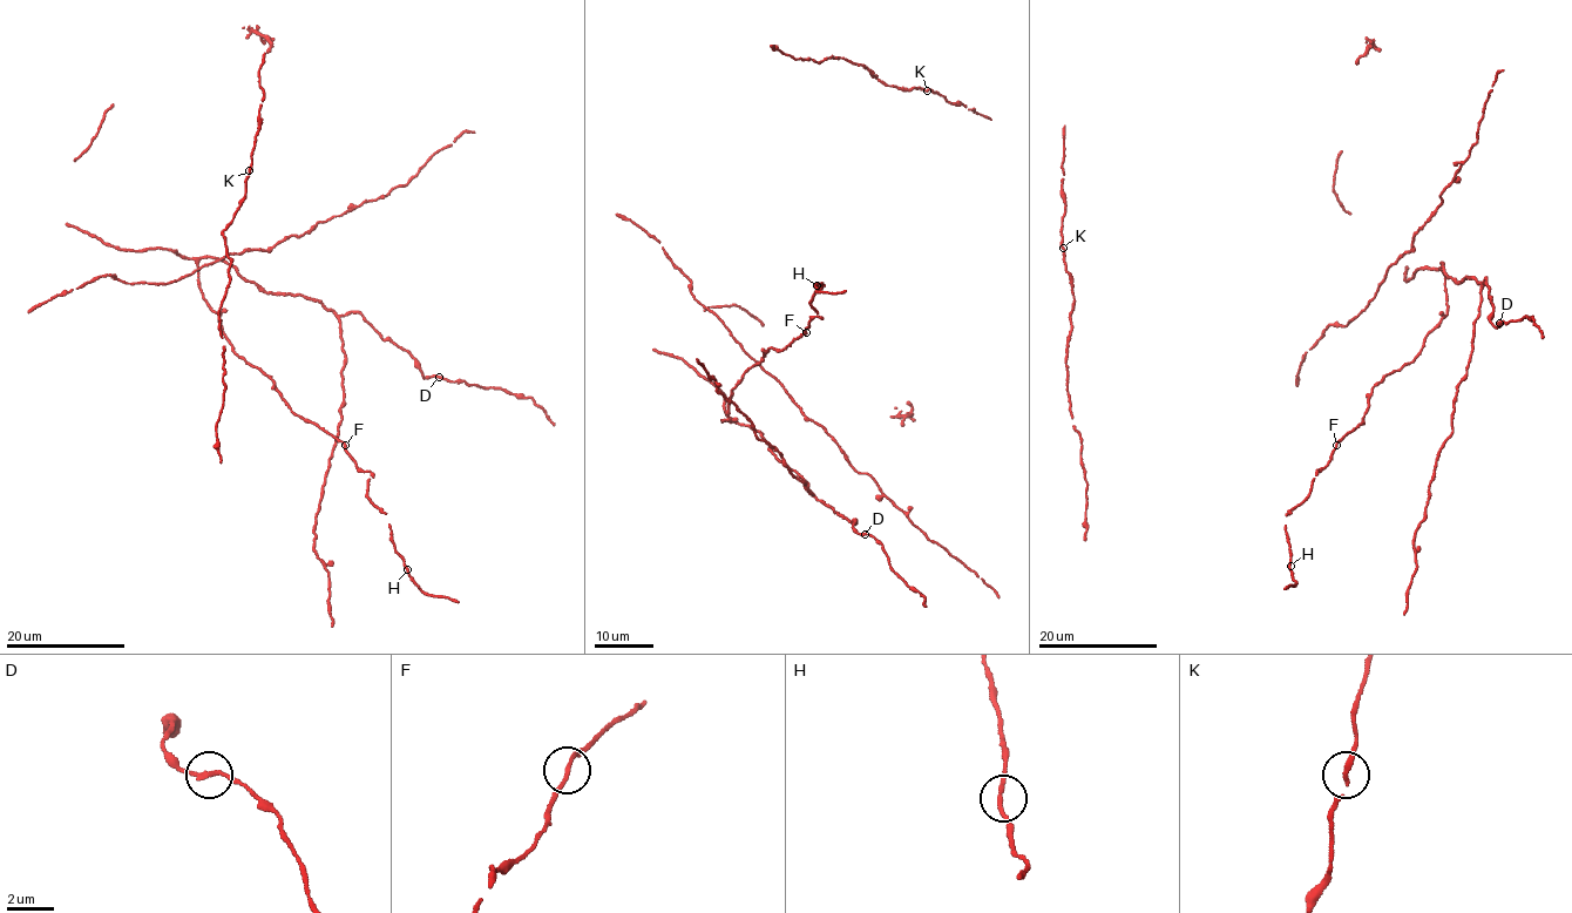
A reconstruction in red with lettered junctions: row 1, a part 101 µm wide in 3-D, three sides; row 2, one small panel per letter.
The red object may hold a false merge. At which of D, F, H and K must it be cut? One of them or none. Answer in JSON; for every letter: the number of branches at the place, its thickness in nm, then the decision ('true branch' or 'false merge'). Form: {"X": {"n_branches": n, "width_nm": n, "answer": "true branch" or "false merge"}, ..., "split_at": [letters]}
{"D": {"n_branches": 2, "width_nm": 170, "answer": "true branch"}, "F": {"n_branches": 2, "width_nm": 170, "answer": "true branch"}, "H": {"n_branches": 2, "width_nm": 170, "answer": "true branch"}, "K": {"n_branches": 2, "width_nm": 180, "answer": "true branch"}, "split_at": []}

